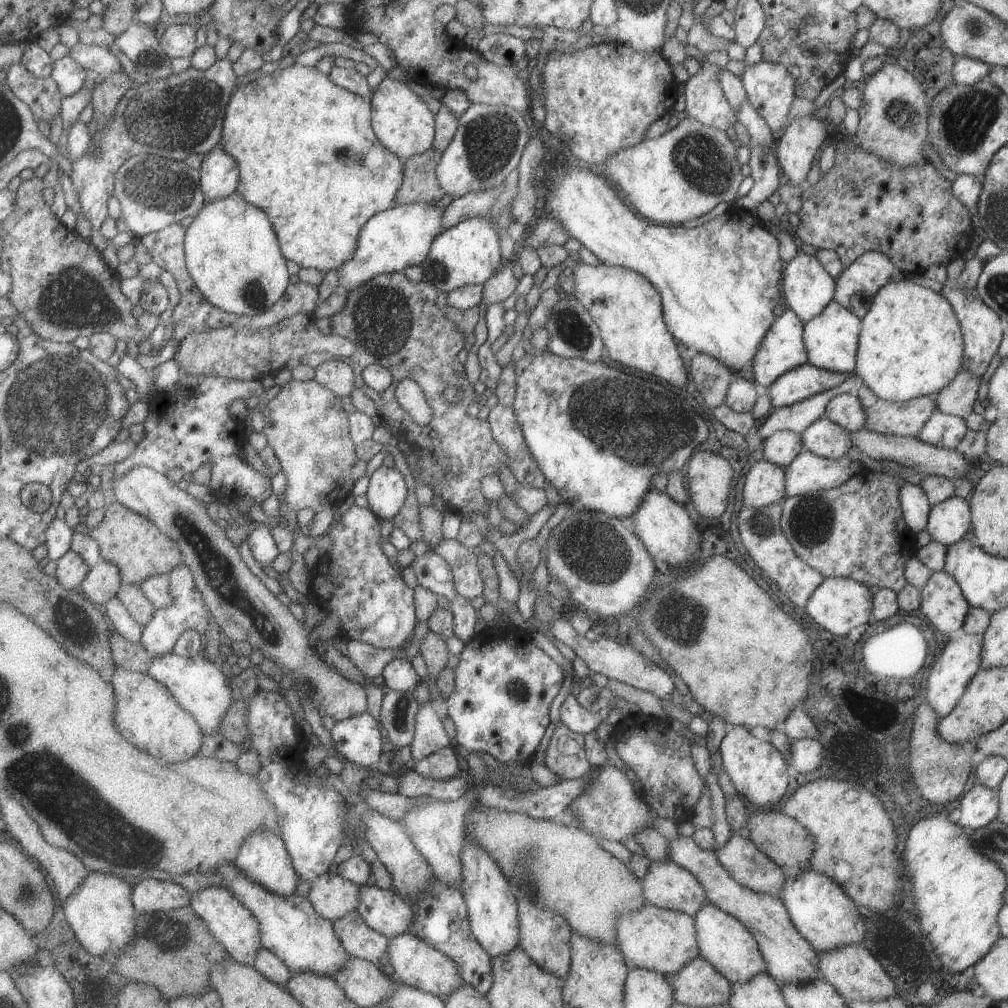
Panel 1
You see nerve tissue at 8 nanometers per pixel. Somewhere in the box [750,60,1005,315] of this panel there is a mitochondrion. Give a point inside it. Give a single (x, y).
(965, 121)

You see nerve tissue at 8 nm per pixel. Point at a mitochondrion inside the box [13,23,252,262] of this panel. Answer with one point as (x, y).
(174, 118)

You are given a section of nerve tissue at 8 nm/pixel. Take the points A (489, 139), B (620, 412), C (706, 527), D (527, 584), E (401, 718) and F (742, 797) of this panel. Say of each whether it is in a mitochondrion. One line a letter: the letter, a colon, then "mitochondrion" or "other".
A: mitochondrion
B: mitochondrion
C: other
D: other
E: mitochondrion
F: other

